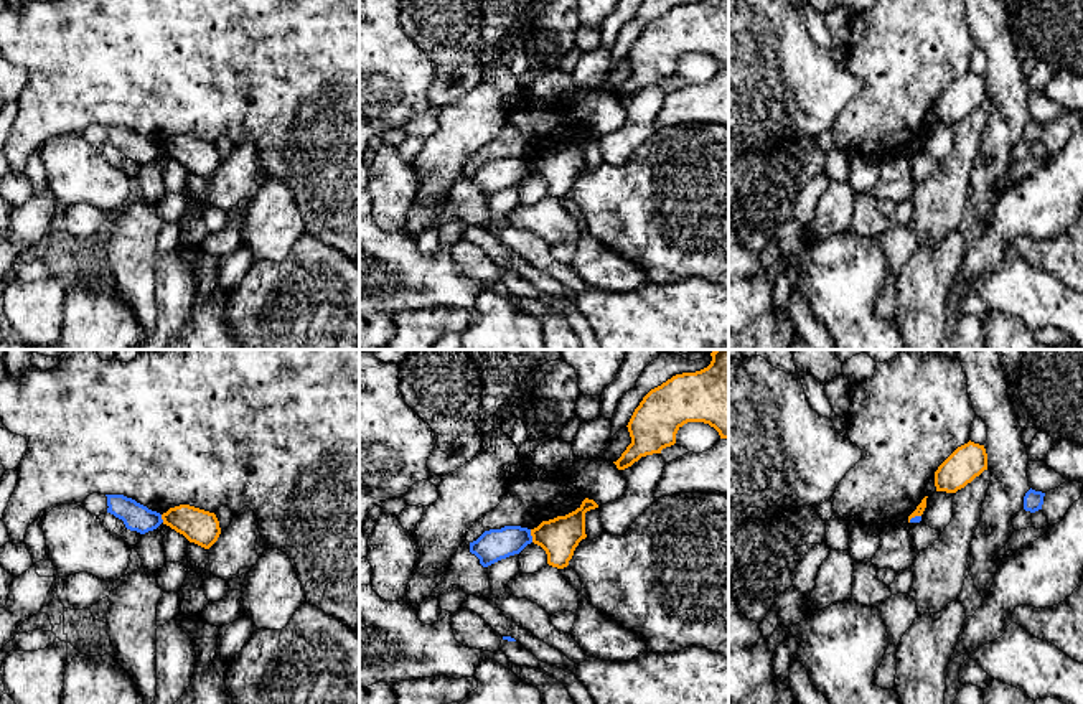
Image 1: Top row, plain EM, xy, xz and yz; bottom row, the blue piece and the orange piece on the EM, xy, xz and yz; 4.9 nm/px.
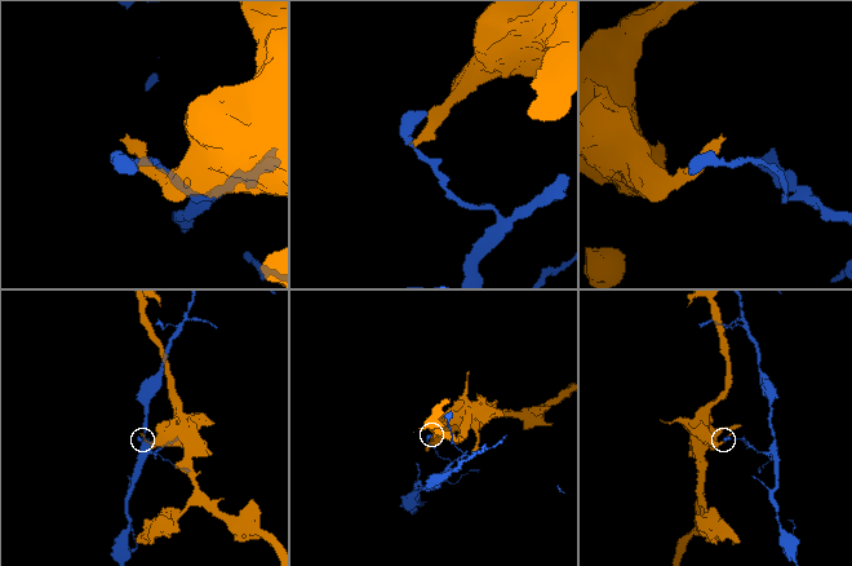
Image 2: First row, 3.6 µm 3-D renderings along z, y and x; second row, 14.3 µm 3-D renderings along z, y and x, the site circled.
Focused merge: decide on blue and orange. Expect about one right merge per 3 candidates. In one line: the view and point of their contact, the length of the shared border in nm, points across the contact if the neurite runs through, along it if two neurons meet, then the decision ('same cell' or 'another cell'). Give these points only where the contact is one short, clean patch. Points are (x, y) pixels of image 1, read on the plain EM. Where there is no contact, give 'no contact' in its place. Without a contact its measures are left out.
xz (531, 167) | 70 nm | along xz (529, 160), (533, 172) | another cell

